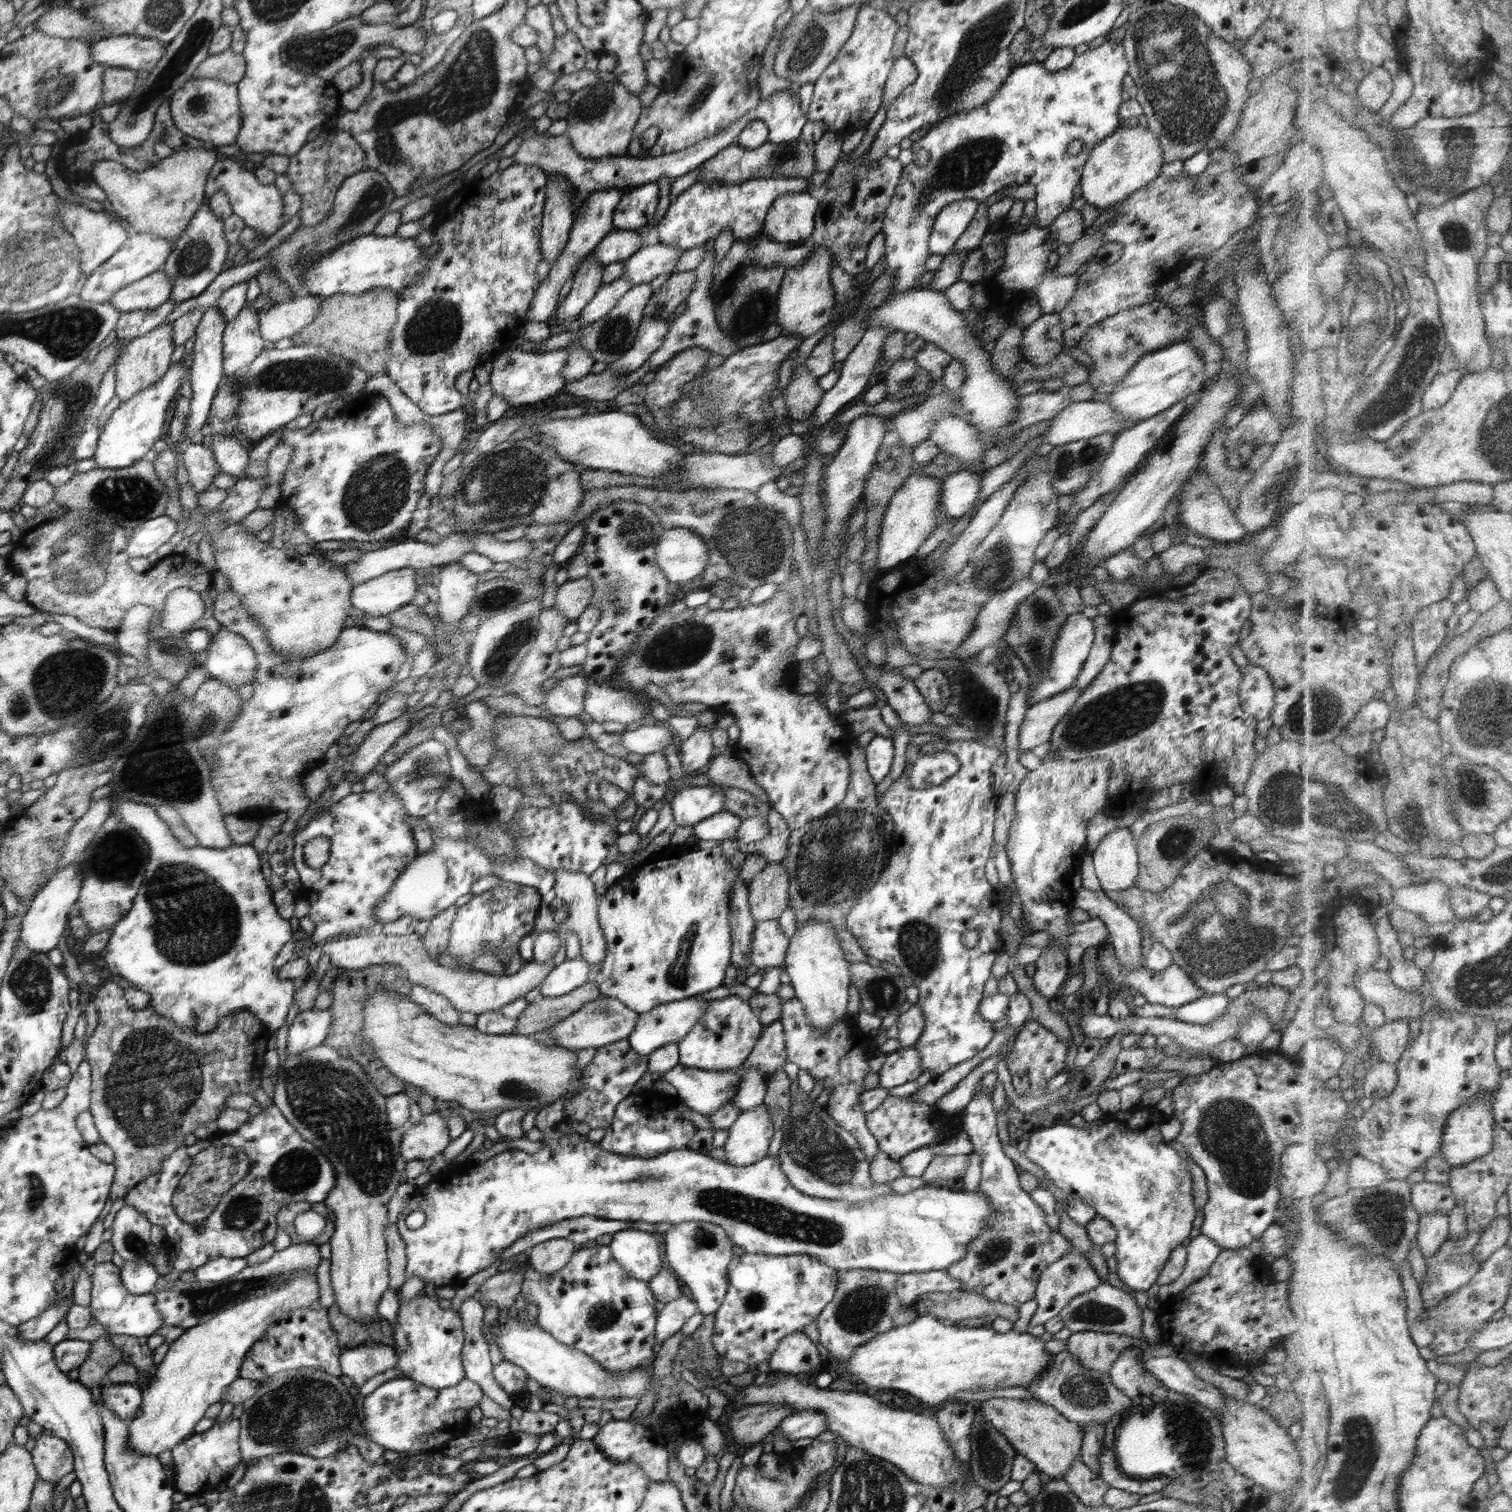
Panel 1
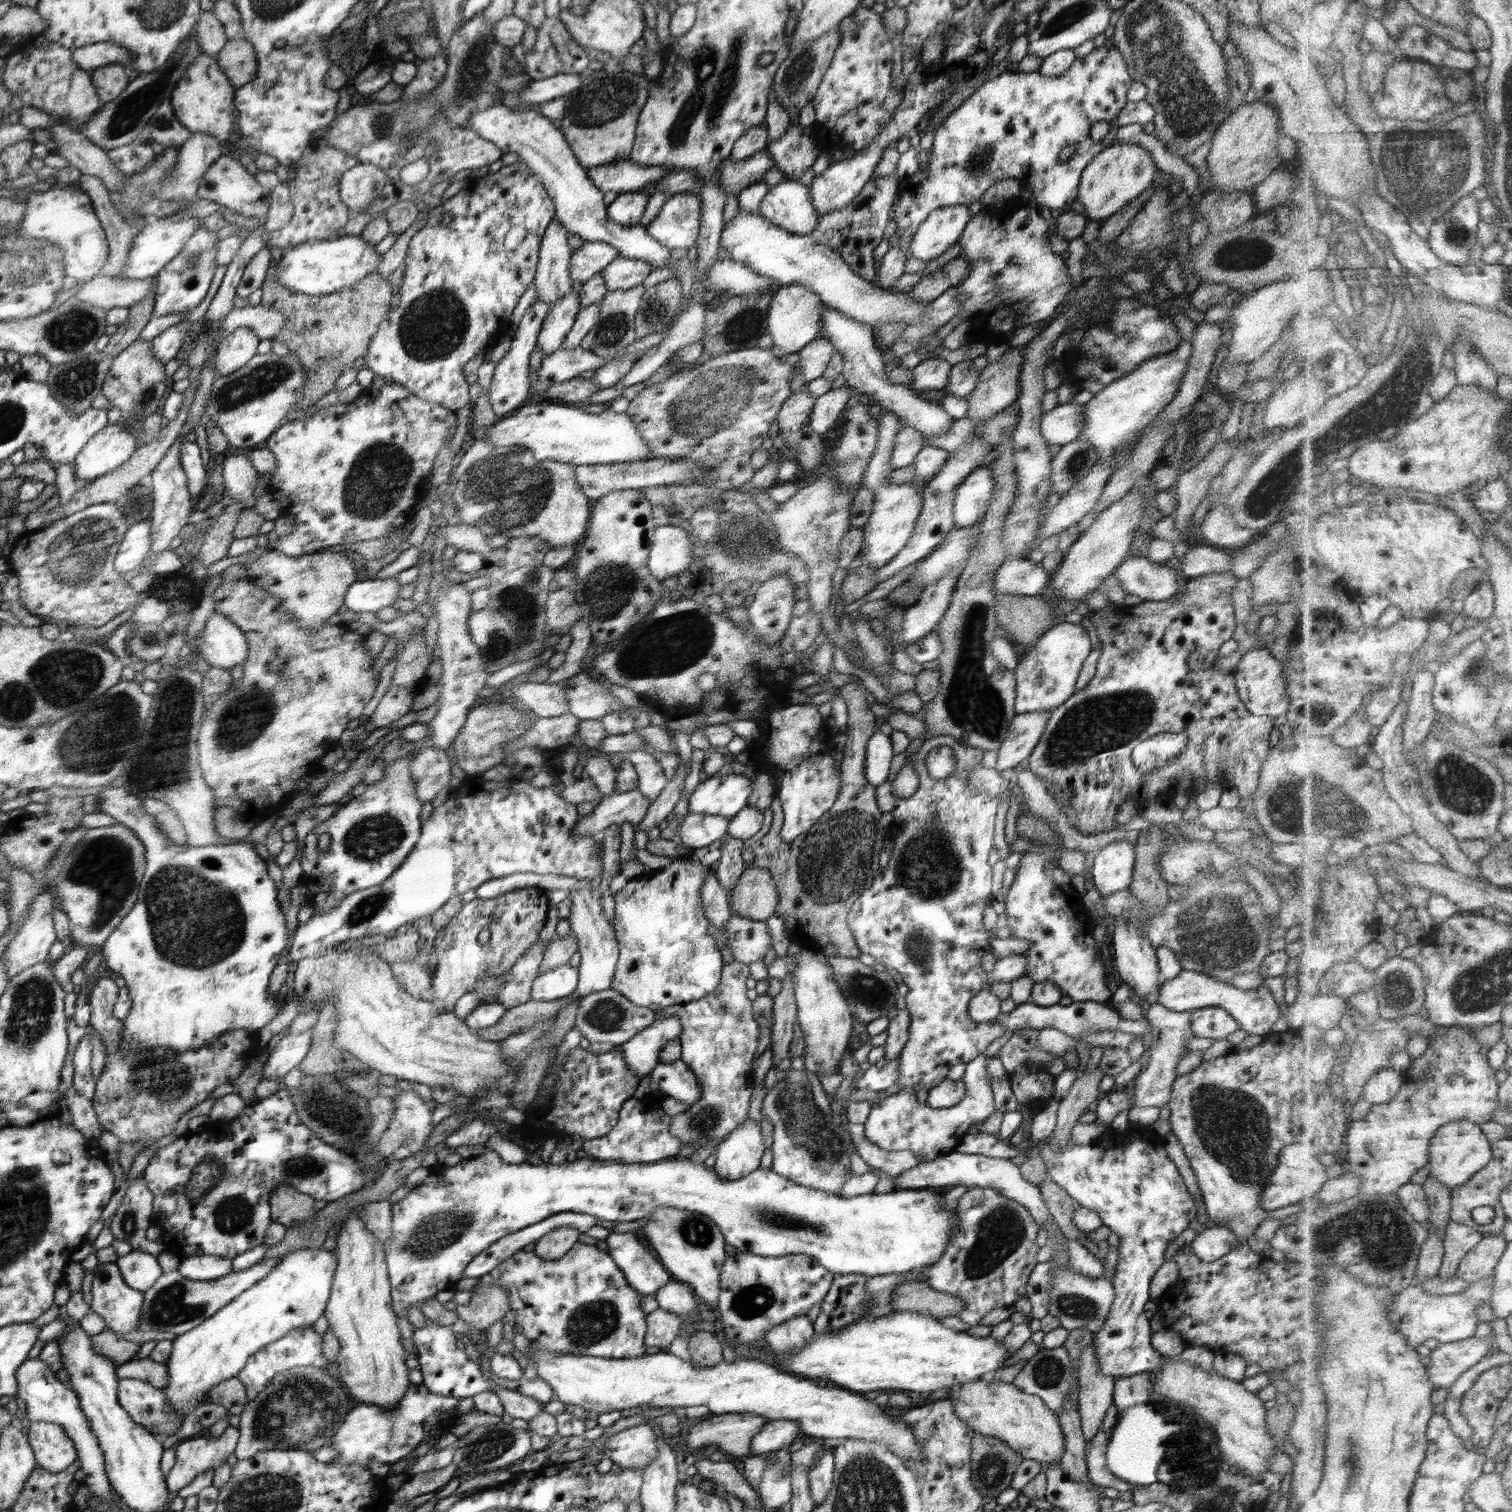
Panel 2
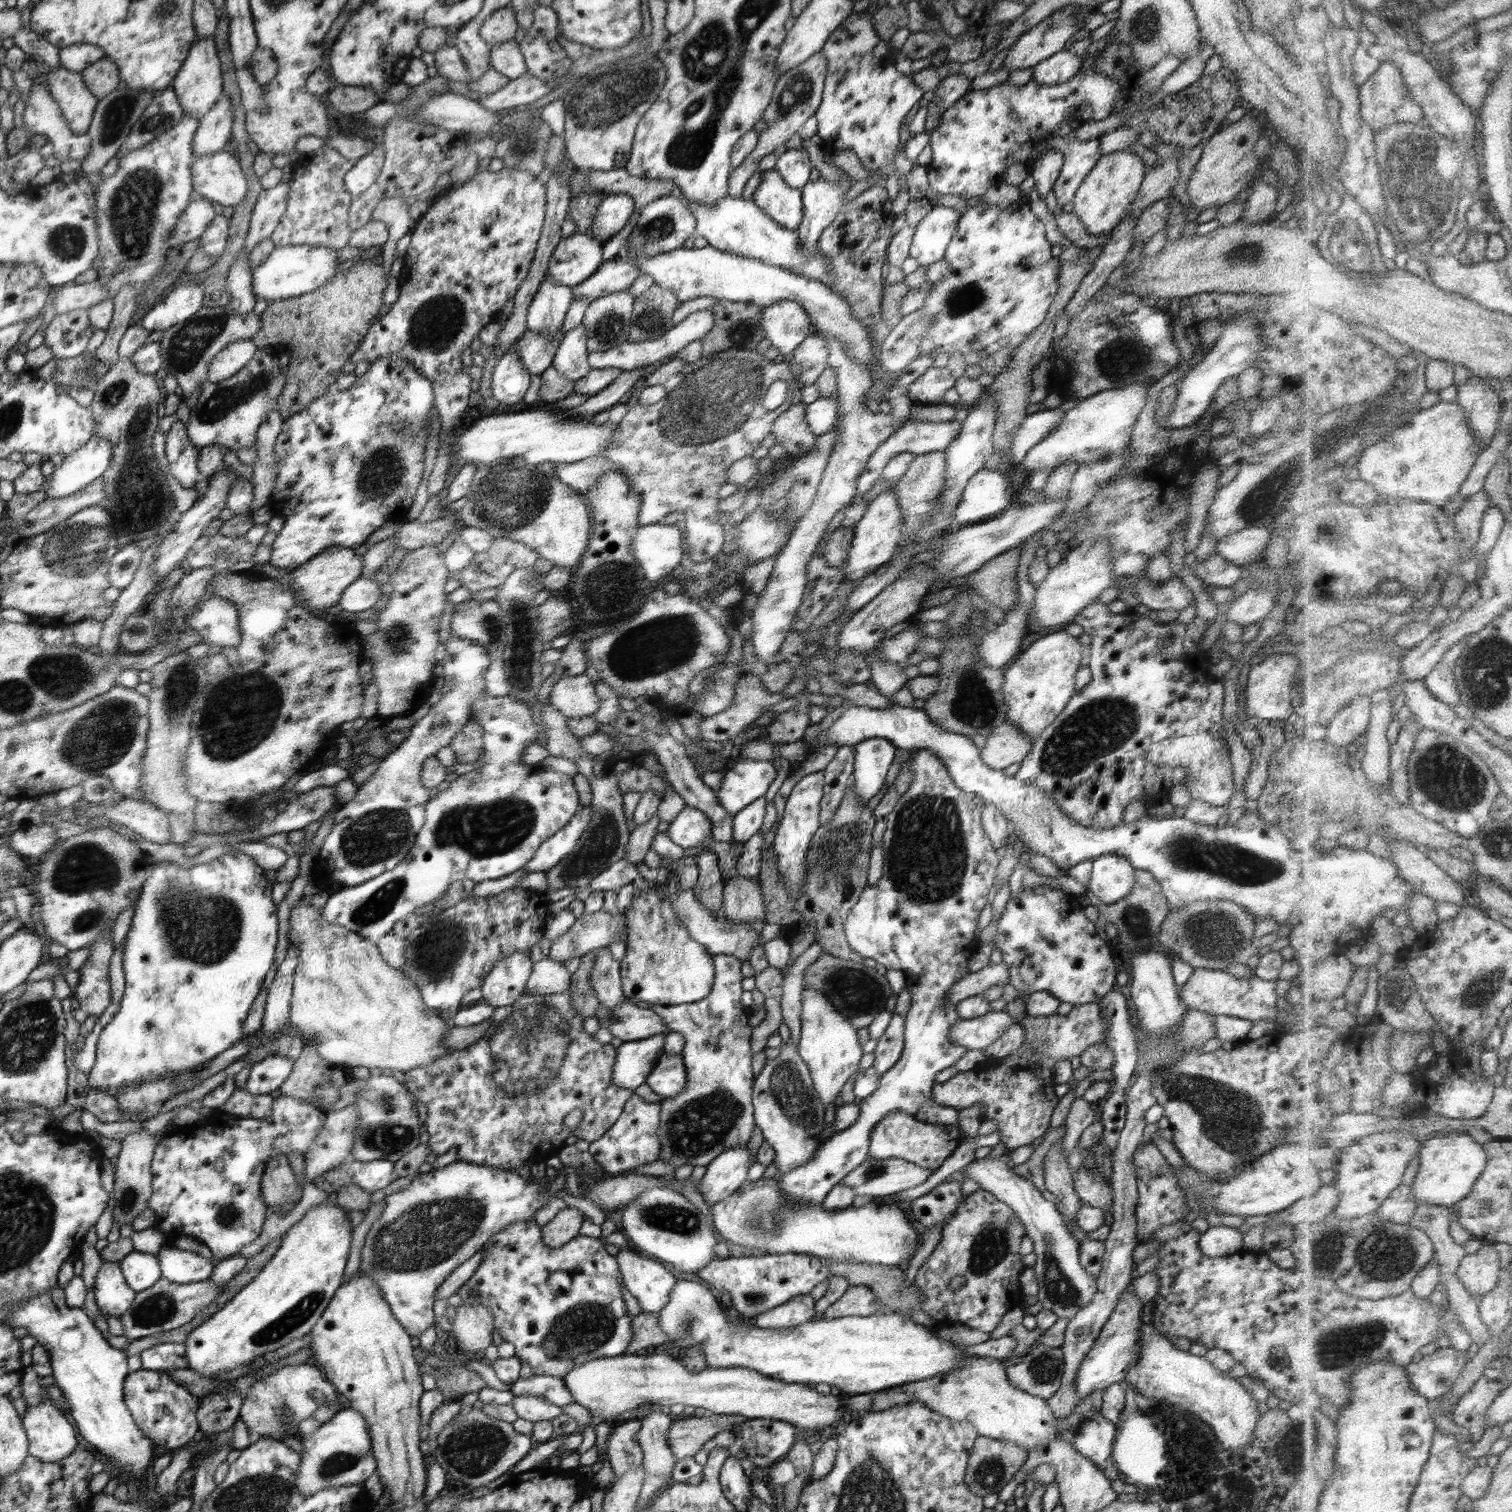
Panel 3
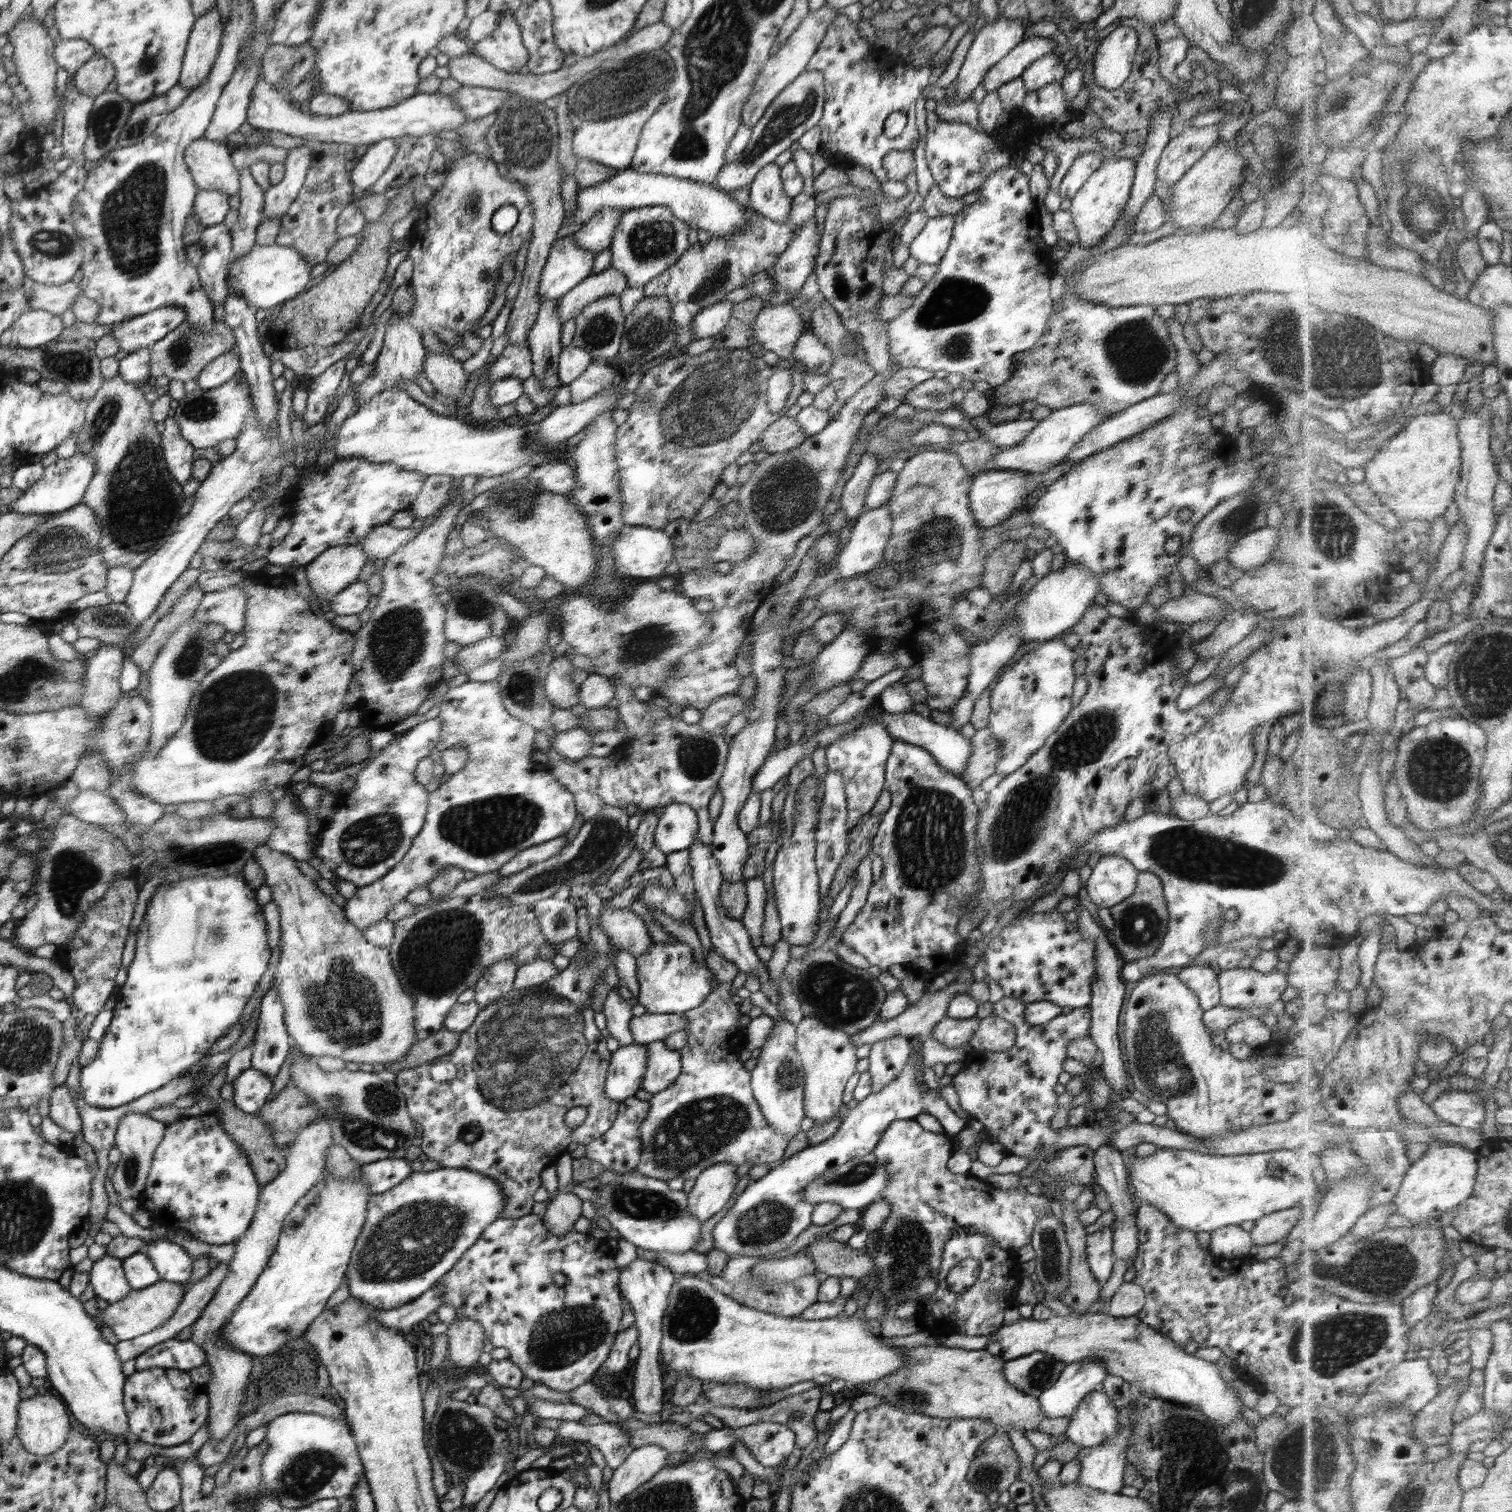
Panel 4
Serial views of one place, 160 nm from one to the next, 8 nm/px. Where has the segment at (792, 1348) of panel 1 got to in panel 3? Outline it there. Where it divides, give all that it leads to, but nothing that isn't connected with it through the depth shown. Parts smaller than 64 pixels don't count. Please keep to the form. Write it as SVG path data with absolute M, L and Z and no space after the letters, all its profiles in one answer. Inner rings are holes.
M809 1294L793 1298L756 1316L752 1321L760 1328L784 1329L810 1322L815 1316L815 1302Z

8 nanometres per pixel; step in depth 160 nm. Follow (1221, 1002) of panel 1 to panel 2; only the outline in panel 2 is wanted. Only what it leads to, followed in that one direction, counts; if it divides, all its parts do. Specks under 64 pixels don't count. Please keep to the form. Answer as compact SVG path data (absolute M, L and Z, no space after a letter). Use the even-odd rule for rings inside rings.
M1204 1008L1192 1012L1190 1027L1193 1036L1198 1038L1226 1039L1228 1034L1236 1032L1240 1025L1222 1008Z

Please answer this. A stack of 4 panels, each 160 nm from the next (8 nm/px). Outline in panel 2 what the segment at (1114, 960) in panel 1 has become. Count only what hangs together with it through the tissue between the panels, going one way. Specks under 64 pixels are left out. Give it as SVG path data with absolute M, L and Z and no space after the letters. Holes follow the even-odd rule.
M1182 969L1174 978L1165 980L1159 988L1159 995L1157 1004L1172 1010L1173 1012L1194 1012L1196 1010L1202 1010L1204 1008L1222 1008L1226 1010L1234 1021L1240 1025L1240 1030L1244 1030L1246 1034L1250 1036L1260 1036L1266 1034L1272 1034L1280 1026L1281 1014L1283 1011L1283 1004L1274 999L1273 992L1266 987L1264 983L1254 989L1238 989L1230 984L1230 982L1220 982L1217 978L1212 976L1206 976L1200 974L1200 972L1194 972L1192 969Z

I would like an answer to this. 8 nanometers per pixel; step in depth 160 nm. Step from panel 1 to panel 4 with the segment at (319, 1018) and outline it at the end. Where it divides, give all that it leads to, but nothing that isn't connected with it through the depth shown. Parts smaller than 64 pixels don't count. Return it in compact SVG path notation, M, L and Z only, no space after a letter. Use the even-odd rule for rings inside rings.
M250 1067L231 1080L234 1087L233 1101L240 1110L257 1115L259 1110L268 1102L270 1094L276 1096L272 1087L273 1078Z

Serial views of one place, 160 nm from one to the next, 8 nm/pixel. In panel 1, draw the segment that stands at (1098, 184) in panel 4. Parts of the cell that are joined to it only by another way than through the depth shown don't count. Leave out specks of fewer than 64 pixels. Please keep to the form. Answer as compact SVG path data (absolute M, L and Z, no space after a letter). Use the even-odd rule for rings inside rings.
M1122 124L1092 149L1084 163L1079 182L1082 198L1101 211L1124 202L1130 194L1144 188L1161 174L1164 155L1157 134L1148 127L1140 124L1129 127Z

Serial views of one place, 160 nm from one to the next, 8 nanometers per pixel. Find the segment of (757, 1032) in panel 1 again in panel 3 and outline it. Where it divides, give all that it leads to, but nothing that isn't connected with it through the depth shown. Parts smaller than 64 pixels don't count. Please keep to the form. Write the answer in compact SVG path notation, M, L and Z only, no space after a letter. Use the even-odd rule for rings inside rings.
M718 954L712 956L715 975L710 994L692 1004L678 1006L651 1005L651 1010L662 1017L670 1031L680 1033L685 1040L681 1055L686 1069L687 1081L685 1089L672 1098L662 1097L660 1124L657 1135L660 1141L658 1159L668 1160L675 1170L684 1164L706 1166L718 1154L723 1154L730 1148L746 1148L755 1126L753 1117L753 1080L755 1072L752 1068L753 1050L750 1042L754 1029L749 1024L750 1008L742 1006L742 961L734 956Z

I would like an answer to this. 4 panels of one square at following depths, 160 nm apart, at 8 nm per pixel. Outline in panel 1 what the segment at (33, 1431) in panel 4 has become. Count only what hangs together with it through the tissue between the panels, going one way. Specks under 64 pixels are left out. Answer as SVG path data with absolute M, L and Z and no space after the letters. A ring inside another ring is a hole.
M49 1433L40 1434L31 1454L39 1479L56 1483L75 1470L74 1451L64 1439Z

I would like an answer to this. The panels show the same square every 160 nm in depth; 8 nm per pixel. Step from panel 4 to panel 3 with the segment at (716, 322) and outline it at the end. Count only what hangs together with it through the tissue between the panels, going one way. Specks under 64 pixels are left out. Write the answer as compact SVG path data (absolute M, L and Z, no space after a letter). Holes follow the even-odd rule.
M699 310L688 315L678 324L673 324L672 328L662 336L654 340L641 340L640 342L626 341L603 351L592 351L588 353L587 359L591 369L598 368L621 368L623 371L631 371L644 365L658 363L659 360L668 356L674 356L691 342L702 341L705 334L714 326L714 317L711 310Z

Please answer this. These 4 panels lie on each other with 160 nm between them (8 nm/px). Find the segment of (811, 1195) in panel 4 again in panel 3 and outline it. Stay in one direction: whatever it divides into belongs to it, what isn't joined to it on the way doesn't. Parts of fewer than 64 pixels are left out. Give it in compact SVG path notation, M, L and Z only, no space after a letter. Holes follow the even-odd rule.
M900 1158L865 1160L841 1178L839 1183L852 1187L855 1196L888 1199L902 1190L920 1186L934 1172Z

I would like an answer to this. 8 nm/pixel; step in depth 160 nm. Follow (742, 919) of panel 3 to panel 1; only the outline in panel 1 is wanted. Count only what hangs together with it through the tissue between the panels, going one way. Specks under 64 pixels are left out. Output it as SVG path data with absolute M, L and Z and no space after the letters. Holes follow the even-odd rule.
M780 863L768 864L748 885L750 914L755 921L777 920L788 908L790 878Z

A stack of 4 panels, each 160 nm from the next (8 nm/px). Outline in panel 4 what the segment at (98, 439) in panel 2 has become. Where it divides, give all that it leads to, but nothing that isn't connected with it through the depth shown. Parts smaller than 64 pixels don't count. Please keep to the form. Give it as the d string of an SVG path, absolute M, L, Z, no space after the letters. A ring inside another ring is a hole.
M74 454L71 458L60 458L48 466L43 477L30 488L23 491L22 496L10 506L10 511L31 514L54 514L64 512L79 505L86 496L87 489L95 477L94 458L88 454Z

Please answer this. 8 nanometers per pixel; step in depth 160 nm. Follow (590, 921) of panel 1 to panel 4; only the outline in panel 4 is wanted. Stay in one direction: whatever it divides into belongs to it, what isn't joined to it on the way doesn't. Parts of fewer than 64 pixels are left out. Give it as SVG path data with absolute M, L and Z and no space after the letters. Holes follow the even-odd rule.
M616 987L608 991L606 1000L604 1000L602 1013L607 1019L606 1028L622 1047L634 1043L629 1029L630 1020L634 1018L631 1012L633 1005L634 1001L624 1000Z

